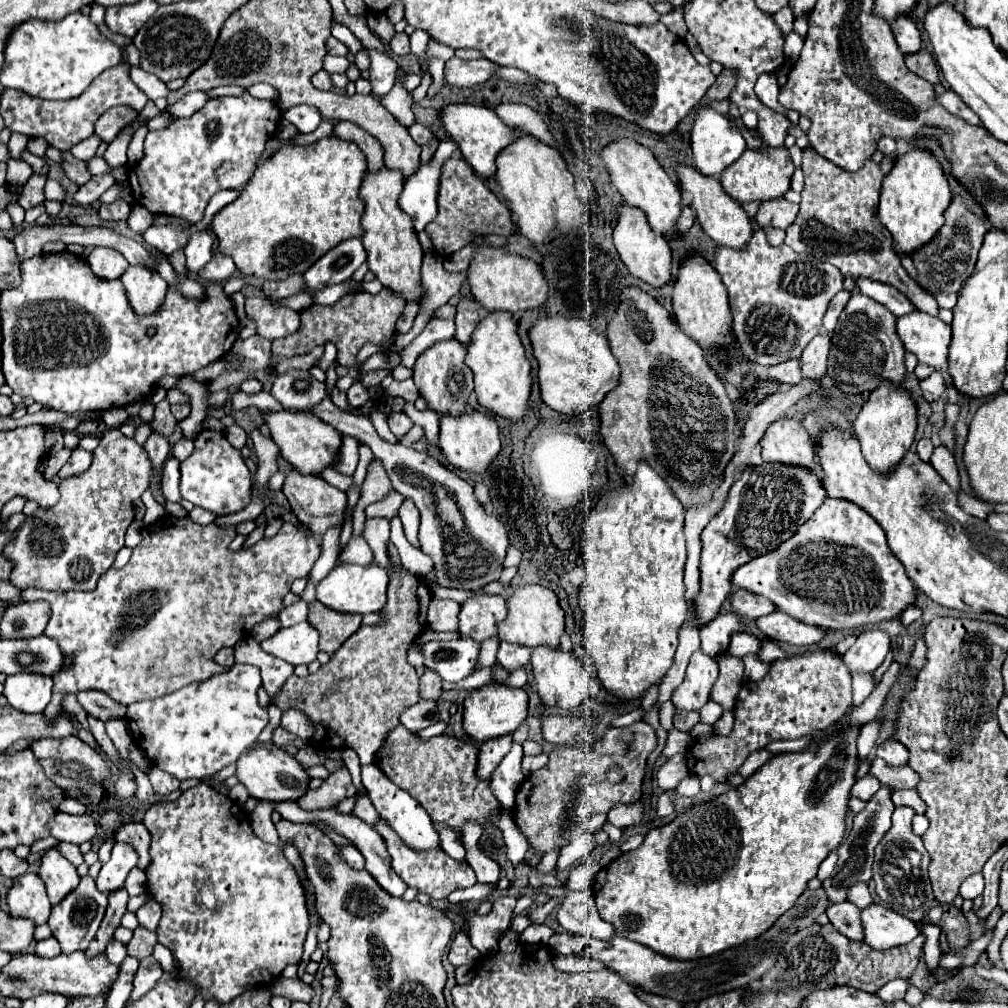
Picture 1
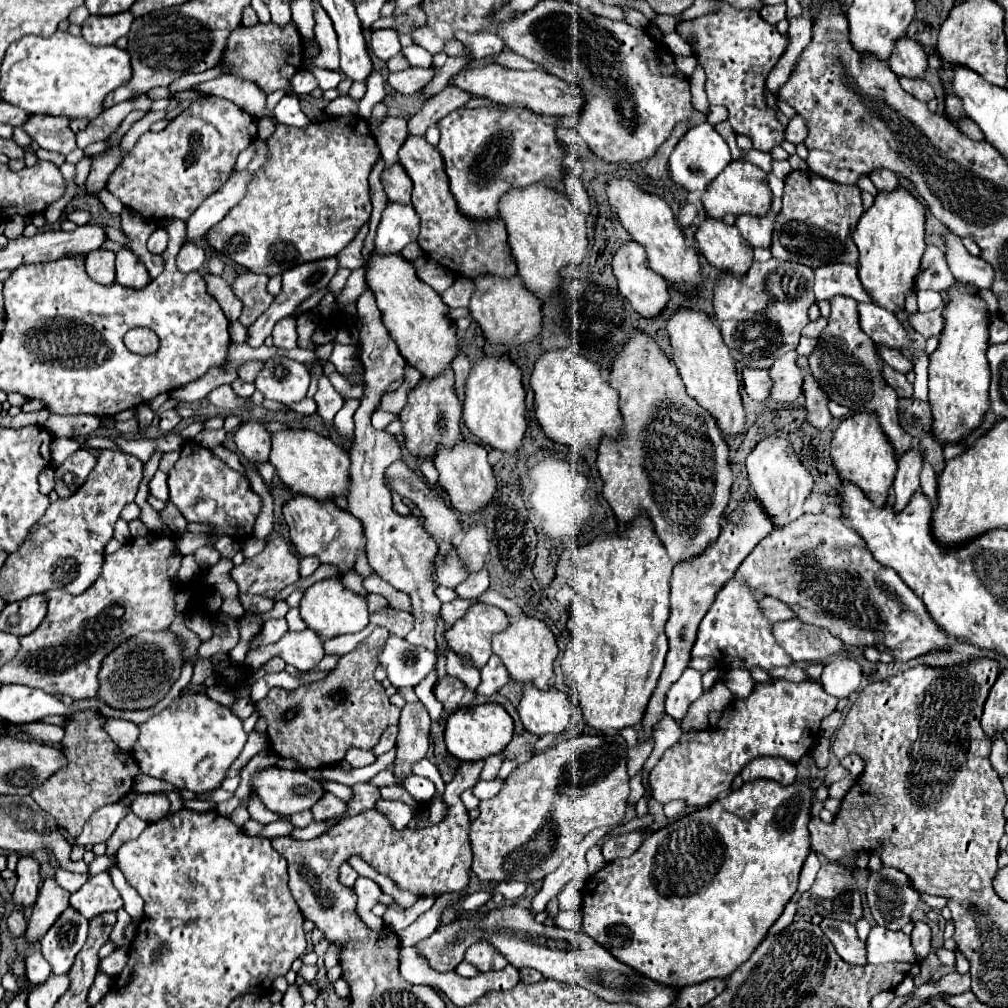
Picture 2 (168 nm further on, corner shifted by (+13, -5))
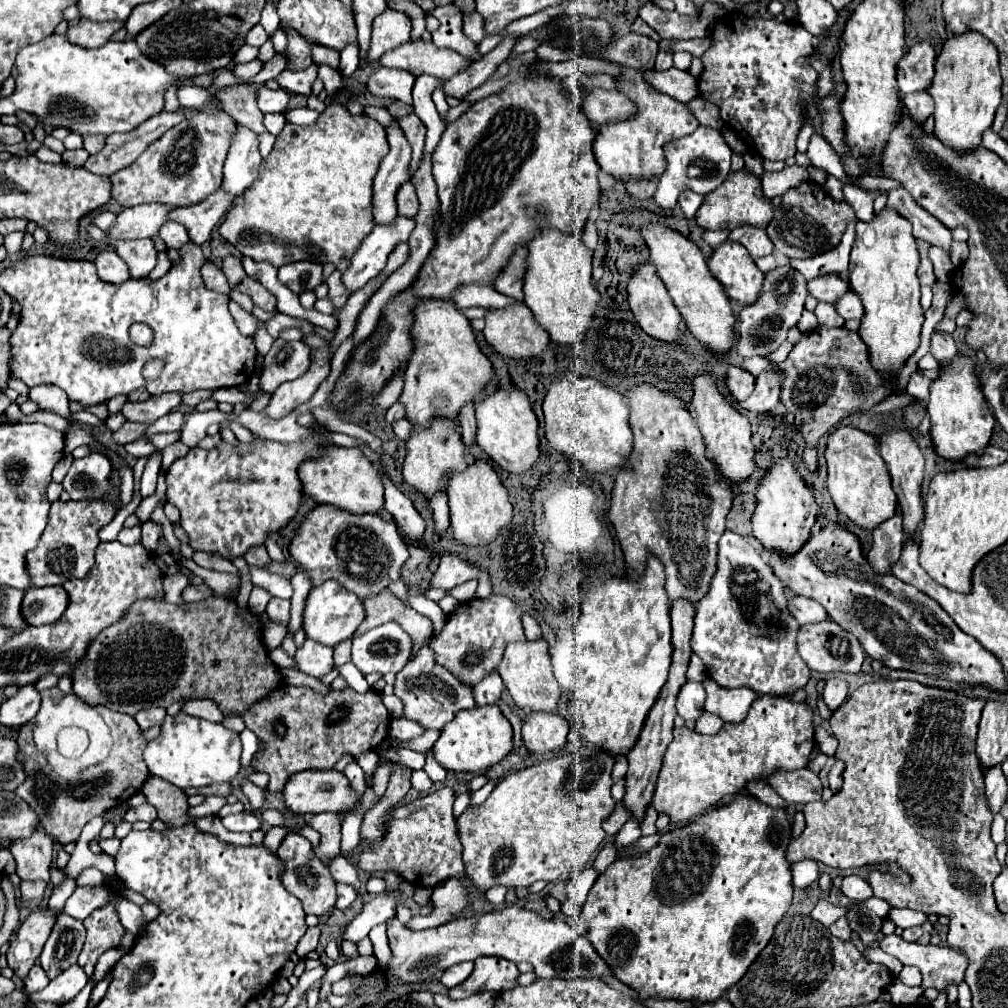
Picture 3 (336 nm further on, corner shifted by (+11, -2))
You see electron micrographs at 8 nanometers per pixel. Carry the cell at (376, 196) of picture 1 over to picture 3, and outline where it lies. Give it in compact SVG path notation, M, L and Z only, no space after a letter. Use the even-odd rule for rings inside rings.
M419 298L413 306L413 324L409 334L413 352L407 360L405 388L399 398L399 402L405 404L407 420L421 426L429 426L431 418L457 422L457 412L463 402L473 400L493 376L491 362L481 354L469 320L451 300Z

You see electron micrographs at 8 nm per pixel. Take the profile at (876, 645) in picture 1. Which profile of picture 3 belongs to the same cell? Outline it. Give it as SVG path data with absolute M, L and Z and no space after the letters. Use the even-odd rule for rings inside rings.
M831 678L831 680L827 680L827 684L825 684L823 700L825 700L825 704L827 704L831 710L837 710L837 708L847 700L847 694L849 694L849 684L847 684L847 680L843 680L843 678Z

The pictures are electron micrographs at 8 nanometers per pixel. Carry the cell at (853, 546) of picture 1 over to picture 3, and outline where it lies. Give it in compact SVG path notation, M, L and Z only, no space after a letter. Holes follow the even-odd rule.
M829 522L821 530L813 532L811 538L795 552L795 554L783 554L779 556L777 550L769 552L769 566L773 568L775 576L783 582L783 586L799 596L813 598L819 604L823 604L827 616L843 626L843 630L853 632L855 638L859 638L865 652L881 660L887 668L899 668L899 670L913 670L933 676L943 676L955 682L967 682L967 684L985 684L993 690L1007 690L1007 676L999 664L999 660L985 650L973 636L959 630L959 626L951 620L951 616L945 614L945 610L931 600L921 590L915 590L913 586L907 586L905 582L899 582L893 574L875 574L875 568L869 566L867 556L863 554L859 538L849 532L839 522Z

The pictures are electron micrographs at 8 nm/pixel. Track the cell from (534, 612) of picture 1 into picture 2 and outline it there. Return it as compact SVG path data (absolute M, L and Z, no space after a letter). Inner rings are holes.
M525 613L519 617L511 617L509 629L505 629L503 633L497 633L493 637L493 653L501 657L511 683L517 683L521 687L531 683L537 689L553 687L553 661L559 651L557 651L553 633L549 631L549 627L543 621L527 617Z

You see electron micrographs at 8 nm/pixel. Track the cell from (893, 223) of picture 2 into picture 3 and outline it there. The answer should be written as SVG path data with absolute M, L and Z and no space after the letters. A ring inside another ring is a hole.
M885 206L871 222L857 222L857 234L849 262L849 284L863 300L865 318L859 336L869 346L871 364L877 370L895 370L919 348L923 308L919 304L919 252L913 226L895 208Z

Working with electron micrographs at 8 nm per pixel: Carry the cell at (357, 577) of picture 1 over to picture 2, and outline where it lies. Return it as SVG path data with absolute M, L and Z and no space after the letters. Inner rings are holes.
M337 577L313 583L305 591L299 609L301 609L301 619L305 621L305 625L311 631L315 631L321 639L331 639L331 637L345 635L345 633L357 633L363 627L367 627L367 619L369 619L365 599L361 599L355 593L347 591Z

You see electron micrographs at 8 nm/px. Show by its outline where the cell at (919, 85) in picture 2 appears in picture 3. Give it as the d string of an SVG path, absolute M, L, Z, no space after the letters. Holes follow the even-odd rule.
M921 90L919 94L903 94L903 102L917 122L925 122L933 114L933 98L927 90Z

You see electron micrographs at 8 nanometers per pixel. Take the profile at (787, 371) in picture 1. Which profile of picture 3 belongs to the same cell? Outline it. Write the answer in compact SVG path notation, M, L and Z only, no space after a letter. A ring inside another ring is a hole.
M731 366L727 372L727 386L731 390L731 394L741 402L745 398L751 396L751 390L755 388L755 376L751 372L747 372L745 368L739 366Z

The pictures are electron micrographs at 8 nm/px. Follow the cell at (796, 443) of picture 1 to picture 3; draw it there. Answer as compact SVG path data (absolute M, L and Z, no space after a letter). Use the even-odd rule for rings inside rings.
M773 458L765 468L765 474L759 478L757 486L757 508L753 512L753 536L769 550L779 550L781 554L791 554L799 550L809 538L811 526L817 518L819 506L815 502L813 490L799 476L797 468L785 458Z

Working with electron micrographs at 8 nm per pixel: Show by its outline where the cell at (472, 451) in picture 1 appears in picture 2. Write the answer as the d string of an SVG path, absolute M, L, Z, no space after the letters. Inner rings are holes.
M461 441L461 445L455 445L453 449L441 449L437 453L437 461L433 461L439 471L439 483L447 491L451 505L461 511L463 515L473 515L483 511L497 491L497 481L493 475L493 469L487 461L487 449L477 443Z

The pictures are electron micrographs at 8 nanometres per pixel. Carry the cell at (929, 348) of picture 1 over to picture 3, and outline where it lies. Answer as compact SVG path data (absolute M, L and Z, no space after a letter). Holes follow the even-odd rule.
M849 290L849 292L837 302L837 312L839 312L839 316L843 316L845 320L851 320L851 318L861 320L861 318L863 318L863 302L861 302L861 298L859 298L853 290Z

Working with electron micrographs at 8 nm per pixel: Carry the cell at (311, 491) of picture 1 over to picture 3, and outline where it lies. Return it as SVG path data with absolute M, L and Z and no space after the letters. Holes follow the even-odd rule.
M319 504L305 516L289 544L289 554L309 574L313 586L319 586L325 580L337 580L343 588L351 590L361 600L369 598L371 594L379 594L391 580L397 580L401 576L401 564L409 556L407 546L403 544L403 538L393 522L385 522L377 514L347 514L345 510L335 510L327 504Z

